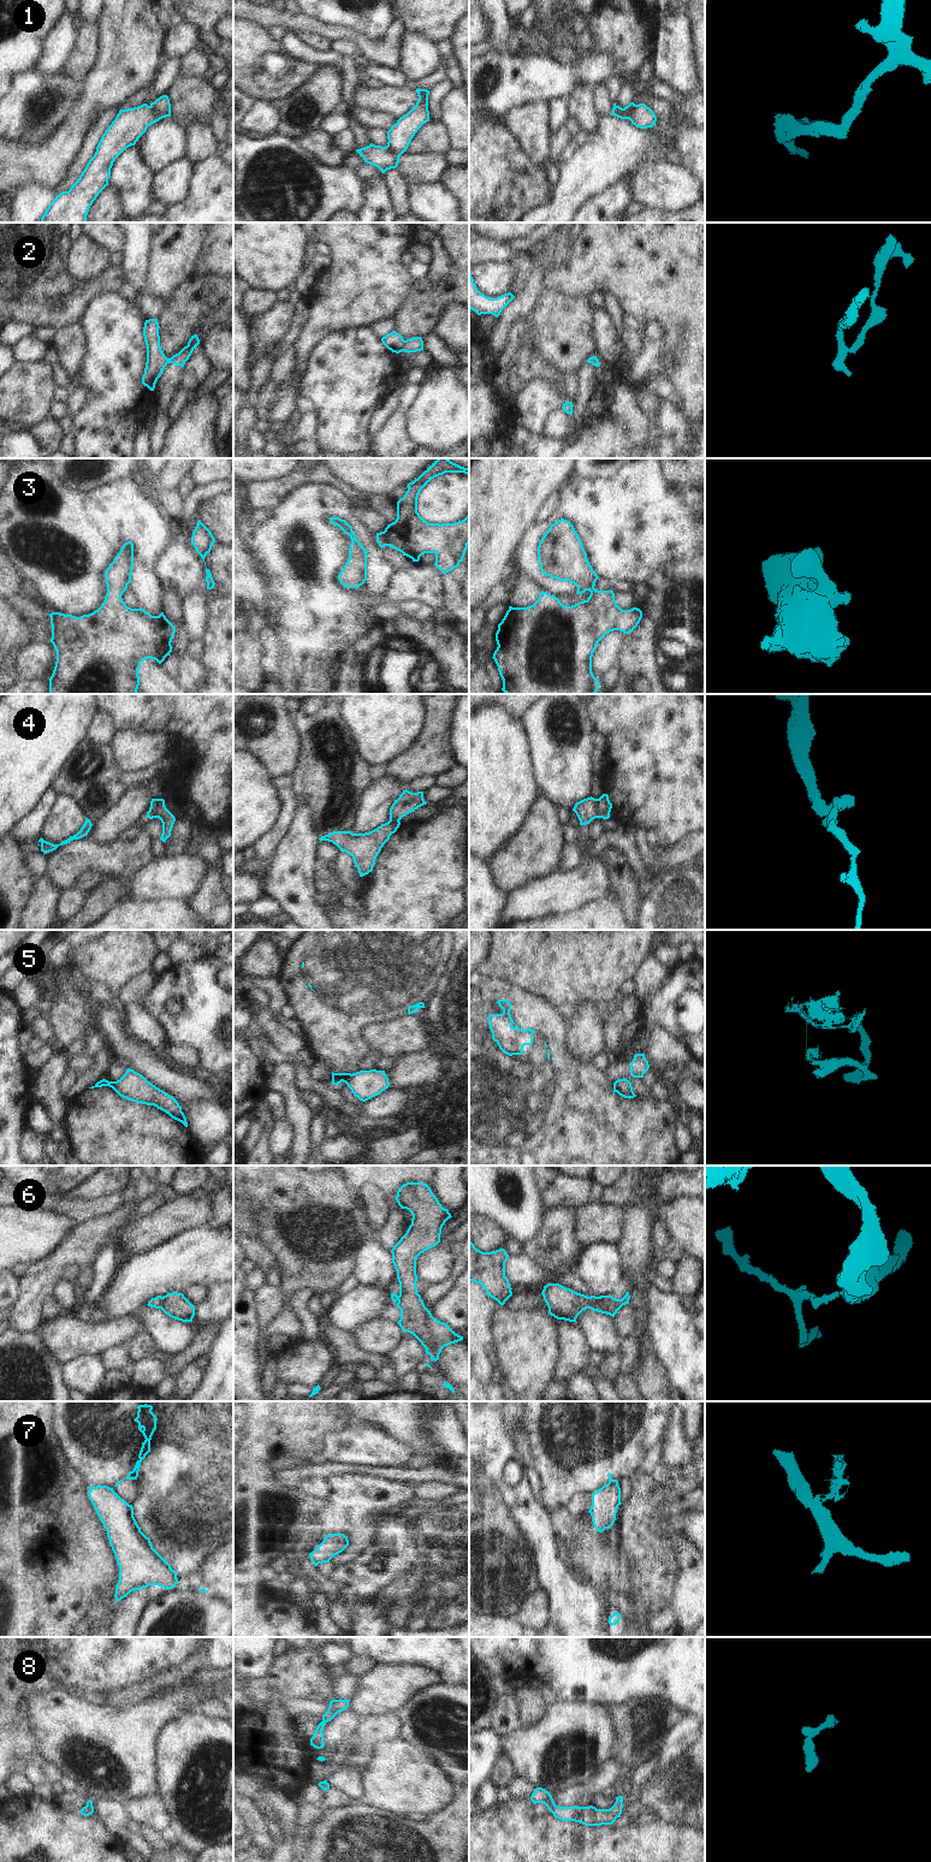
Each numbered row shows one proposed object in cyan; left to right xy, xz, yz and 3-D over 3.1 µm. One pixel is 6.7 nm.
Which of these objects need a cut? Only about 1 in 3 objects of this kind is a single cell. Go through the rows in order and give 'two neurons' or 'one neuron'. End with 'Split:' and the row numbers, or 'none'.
1: two neurons
2: two neurons
3: one neuron
4: two neurons
5: two neurons
6: two neurons
7: two neurons
8: one neuron
Split: 1, 2, 4, 5, 6, 7

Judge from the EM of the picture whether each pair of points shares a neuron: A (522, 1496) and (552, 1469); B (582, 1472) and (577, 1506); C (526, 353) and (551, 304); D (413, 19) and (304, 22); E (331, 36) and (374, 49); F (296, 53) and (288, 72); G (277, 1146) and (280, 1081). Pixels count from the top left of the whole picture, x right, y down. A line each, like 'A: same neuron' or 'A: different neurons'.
A: different neurons
B: different neurons
C: different neurons
D: different neurons
E: same neuron
F: different neurons
G: different neurons

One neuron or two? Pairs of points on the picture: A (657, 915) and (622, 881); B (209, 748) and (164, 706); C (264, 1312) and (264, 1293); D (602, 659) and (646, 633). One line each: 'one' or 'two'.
A: two
B: one
C: one
D: two

